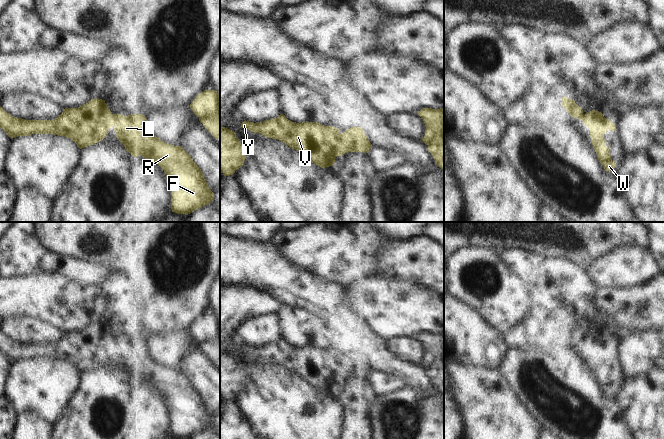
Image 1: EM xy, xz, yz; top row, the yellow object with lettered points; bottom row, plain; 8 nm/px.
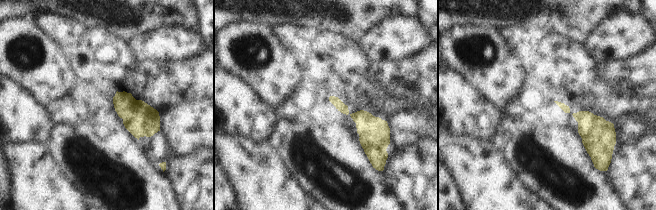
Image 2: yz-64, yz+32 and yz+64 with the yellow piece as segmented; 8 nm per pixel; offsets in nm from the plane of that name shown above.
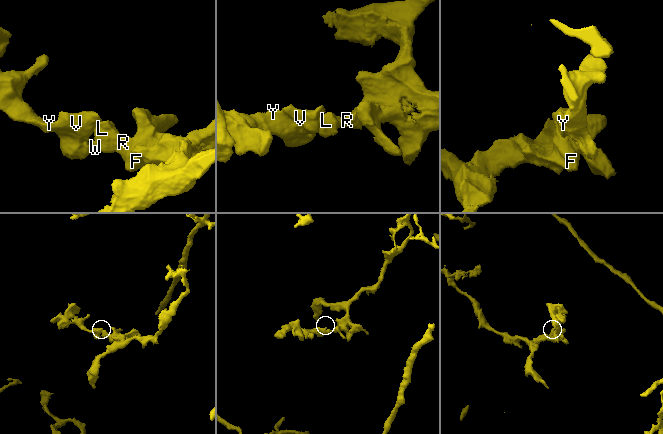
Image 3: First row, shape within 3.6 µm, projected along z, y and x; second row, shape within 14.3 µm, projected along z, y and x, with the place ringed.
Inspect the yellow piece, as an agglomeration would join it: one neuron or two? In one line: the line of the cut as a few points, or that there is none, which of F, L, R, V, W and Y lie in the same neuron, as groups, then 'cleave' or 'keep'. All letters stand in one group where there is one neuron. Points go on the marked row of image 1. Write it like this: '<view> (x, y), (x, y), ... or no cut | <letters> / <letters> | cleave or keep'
no cut | F L R V W Y | keep

